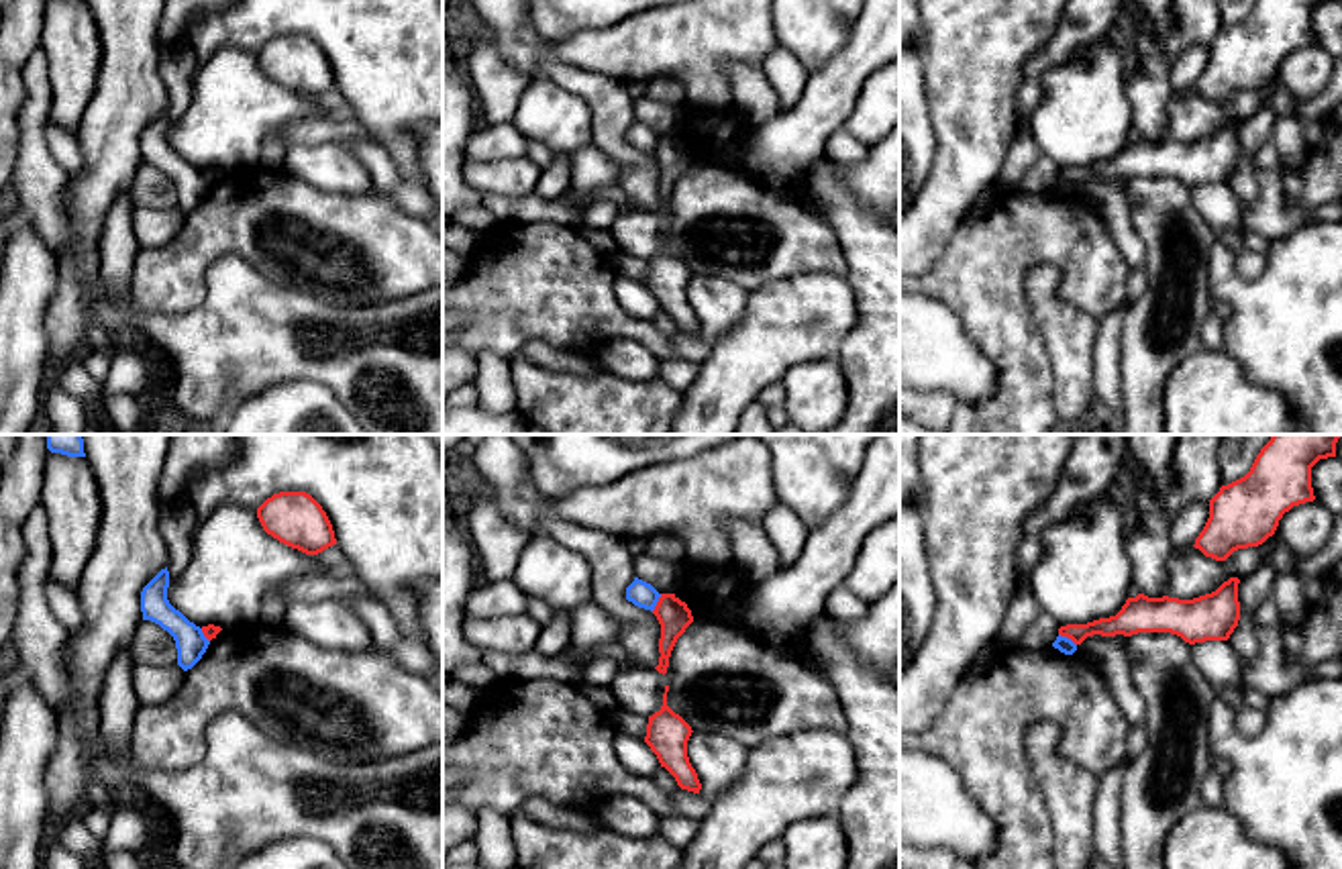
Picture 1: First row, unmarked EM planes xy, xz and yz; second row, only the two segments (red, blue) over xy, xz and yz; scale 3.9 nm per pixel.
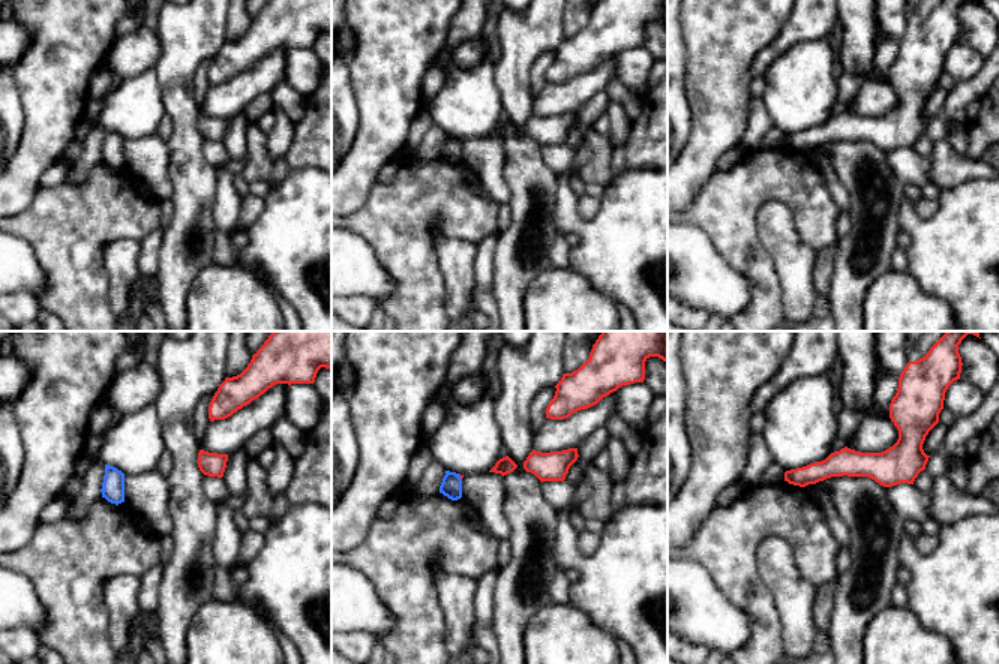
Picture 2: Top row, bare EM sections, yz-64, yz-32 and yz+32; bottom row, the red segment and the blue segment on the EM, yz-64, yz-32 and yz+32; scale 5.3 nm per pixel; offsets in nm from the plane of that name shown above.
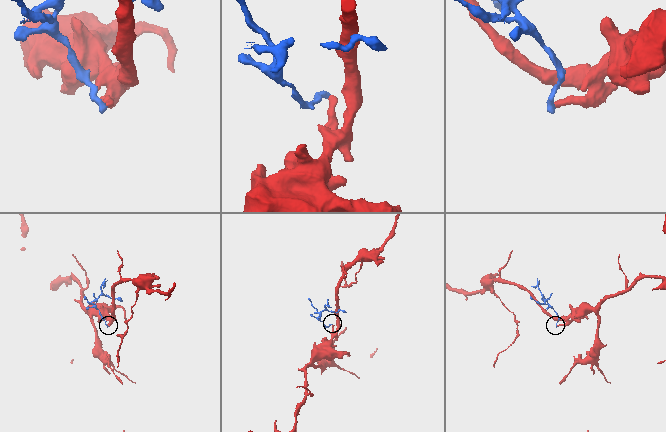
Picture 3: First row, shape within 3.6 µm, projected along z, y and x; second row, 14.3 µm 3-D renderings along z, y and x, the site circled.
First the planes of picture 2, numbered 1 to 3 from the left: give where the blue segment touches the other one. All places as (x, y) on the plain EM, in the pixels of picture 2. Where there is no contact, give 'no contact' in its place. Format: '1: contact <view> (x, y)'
1: no contact
2: contact yz-32 (459, 140)
3: no contact

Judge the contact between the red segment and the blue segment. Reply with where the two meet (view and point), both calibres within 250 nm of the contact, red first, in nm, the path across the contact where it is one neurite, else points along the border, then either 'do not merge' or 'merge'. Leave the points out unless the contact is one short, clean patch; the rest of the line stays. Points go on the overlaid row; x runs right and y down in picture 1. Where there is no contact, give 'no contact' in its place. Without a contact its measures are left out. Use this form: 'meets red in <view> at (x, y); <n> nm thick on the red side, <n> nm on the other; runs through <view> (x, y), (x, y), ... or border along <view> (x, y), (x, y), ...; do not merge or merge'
meets red in xz at (657, 602); 130 nm thick on the red side, 100 nm on the other; border along xz (661, 594), (651, 610); do not merge

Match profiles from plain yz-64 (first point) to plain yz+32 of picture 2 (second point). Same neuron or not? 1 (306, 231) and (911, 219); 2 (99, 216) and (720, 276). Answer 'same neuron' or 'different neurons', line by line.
1: same neuron
2: different neurons

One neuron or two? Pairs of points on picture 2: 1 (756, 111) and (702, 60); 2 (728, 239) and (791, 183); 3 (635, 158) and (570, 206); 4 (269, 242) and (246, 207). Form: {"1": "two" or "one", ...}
{"1": "two", "2": "one", "3": "two", "4": "two"}

